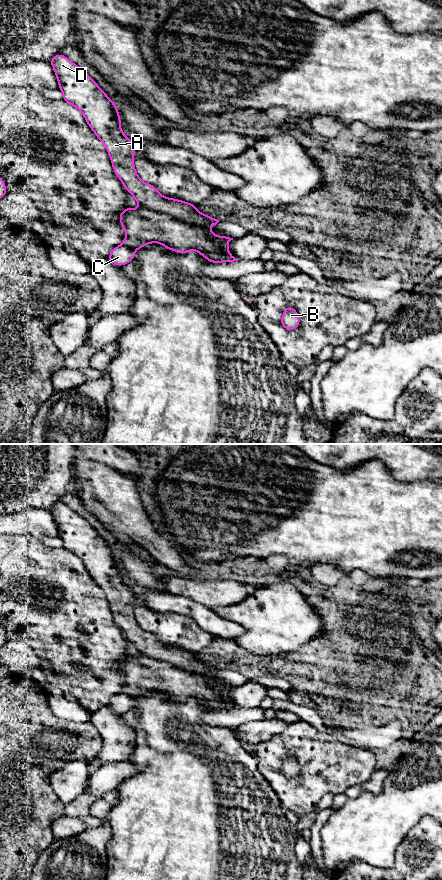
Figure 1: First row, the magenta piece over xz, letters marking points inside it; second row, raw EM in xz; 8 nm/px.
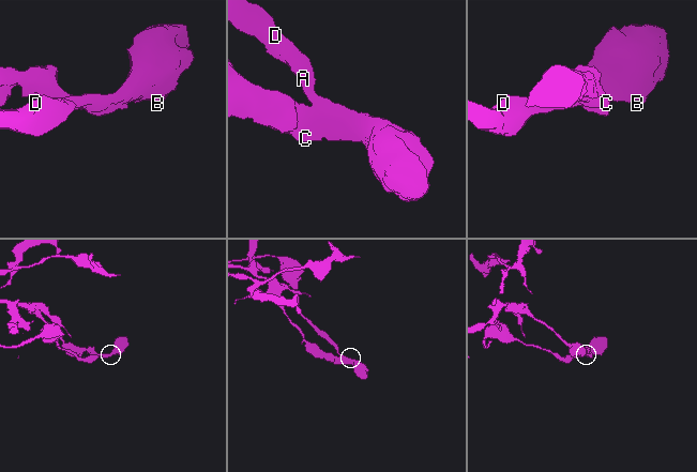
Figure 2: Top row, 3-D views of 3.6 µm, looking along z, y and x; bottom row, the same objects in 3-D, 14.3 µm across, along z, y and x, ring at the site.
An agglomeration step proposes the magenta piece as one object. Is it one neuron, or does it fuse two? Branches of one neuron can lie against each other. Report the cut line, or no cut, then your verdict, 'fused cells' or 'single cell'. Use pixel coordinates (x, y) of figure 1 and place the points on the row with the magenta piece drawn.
xz (140, 206), (194, 223), (220, 249), (225, 255), (226, 261) | fused cells

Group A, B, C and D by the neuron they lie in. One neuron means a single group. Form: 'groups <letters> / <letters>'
groups A B D / C

